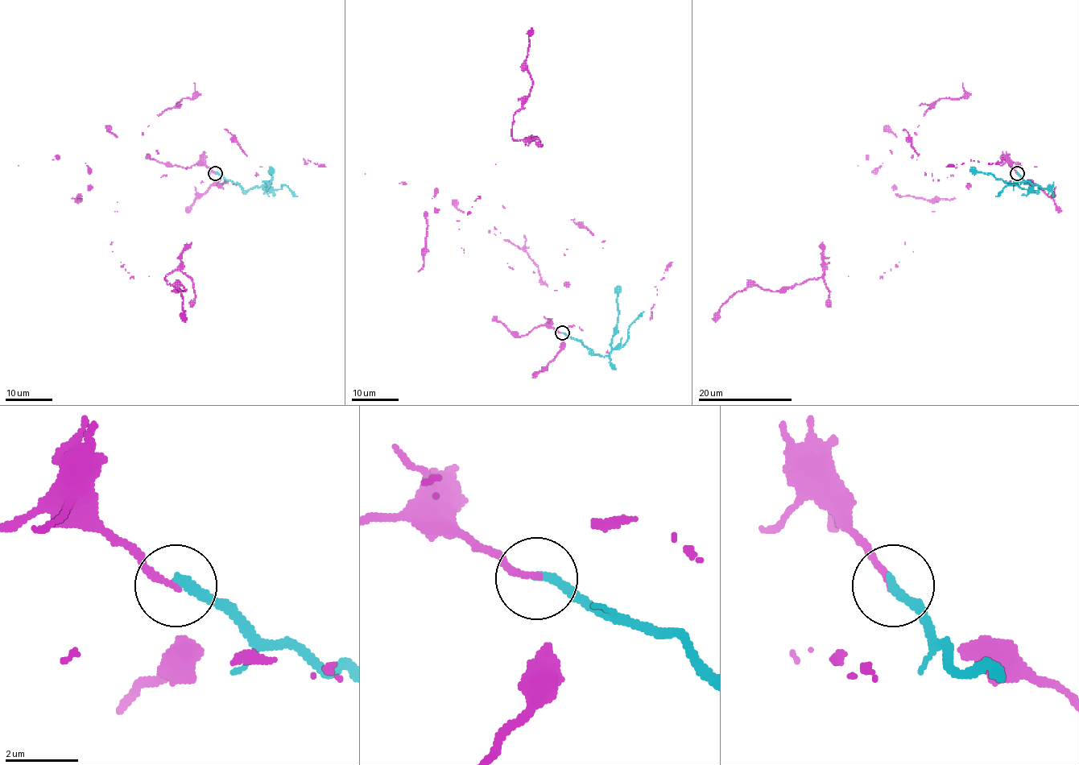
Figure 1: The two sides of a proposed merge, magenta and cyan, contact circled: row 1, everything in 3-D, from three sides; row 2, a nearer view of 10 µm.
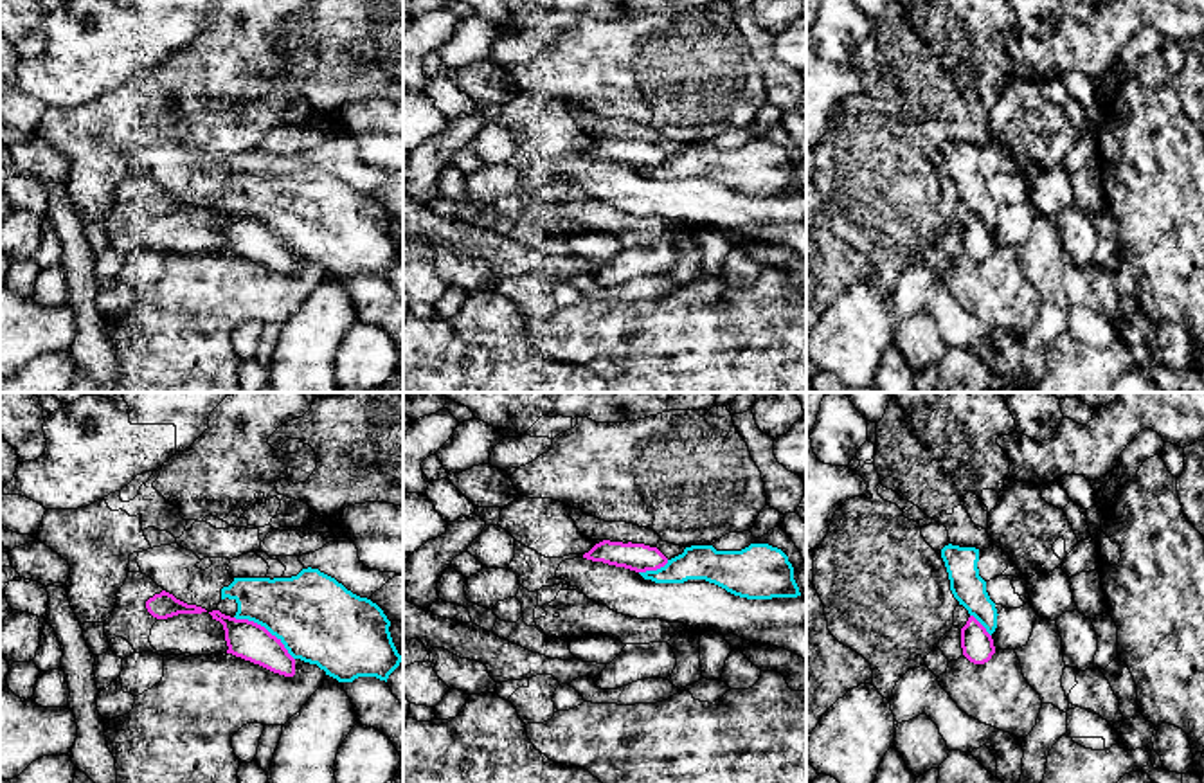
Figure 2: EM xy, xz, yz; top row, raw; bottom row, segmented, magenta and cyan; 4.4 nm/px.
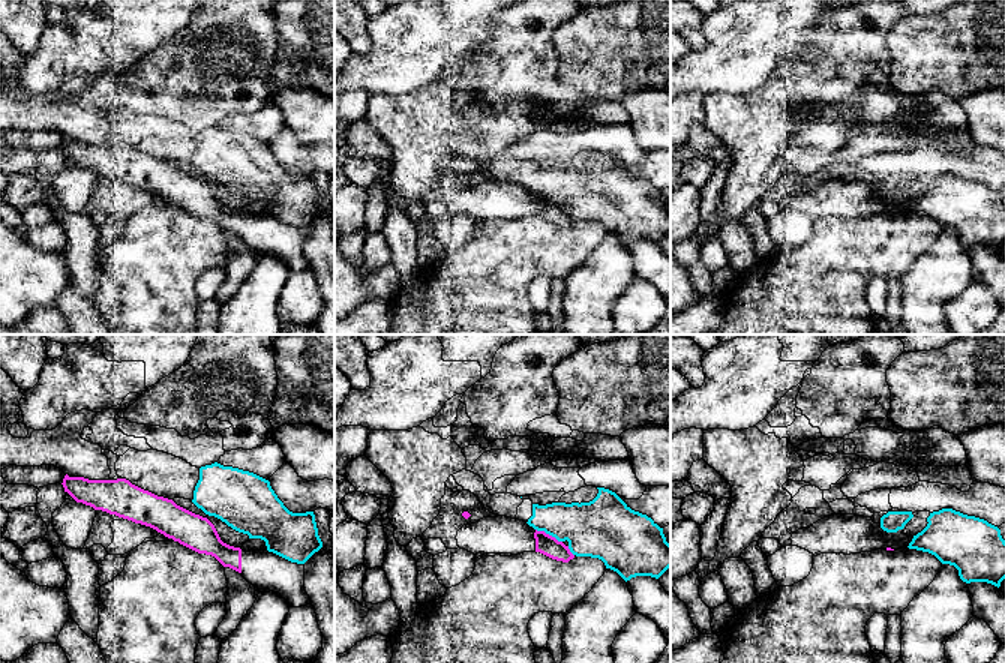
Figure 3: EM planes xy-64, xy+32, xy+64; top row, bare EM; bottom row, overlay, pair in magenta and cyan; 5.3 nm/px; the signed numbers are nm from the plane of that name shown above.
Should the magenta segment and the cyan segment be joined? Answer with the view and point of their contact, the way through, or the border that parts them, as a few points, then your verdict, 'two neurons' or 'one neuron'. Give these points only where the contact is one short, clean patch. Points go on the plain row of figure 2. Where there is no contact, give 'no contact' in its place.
xy (265, 225) | along xy (234, 213), (263, 222), (294, 256) | two neurons

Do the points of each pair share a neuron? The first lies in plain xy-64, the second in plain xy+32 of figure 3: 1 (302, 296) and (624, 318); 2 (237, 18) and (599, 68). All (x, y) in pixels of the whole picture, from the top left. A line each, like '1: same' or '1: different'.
1: same
2: different

